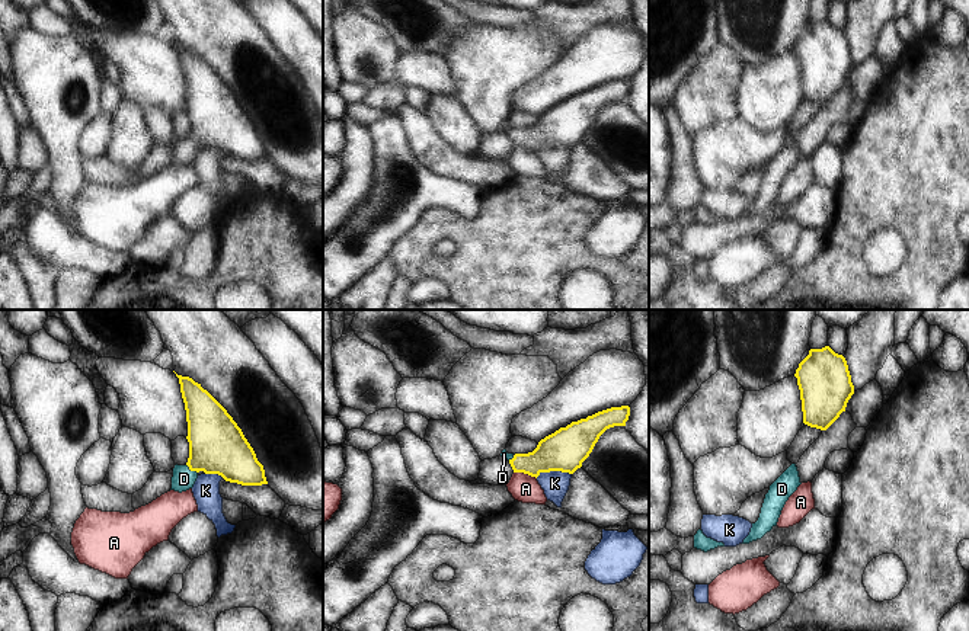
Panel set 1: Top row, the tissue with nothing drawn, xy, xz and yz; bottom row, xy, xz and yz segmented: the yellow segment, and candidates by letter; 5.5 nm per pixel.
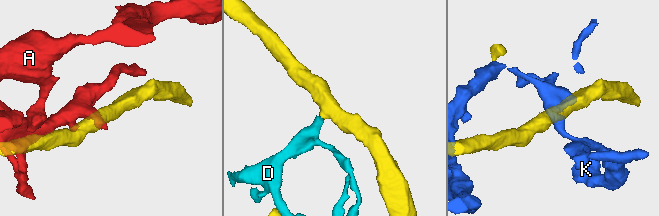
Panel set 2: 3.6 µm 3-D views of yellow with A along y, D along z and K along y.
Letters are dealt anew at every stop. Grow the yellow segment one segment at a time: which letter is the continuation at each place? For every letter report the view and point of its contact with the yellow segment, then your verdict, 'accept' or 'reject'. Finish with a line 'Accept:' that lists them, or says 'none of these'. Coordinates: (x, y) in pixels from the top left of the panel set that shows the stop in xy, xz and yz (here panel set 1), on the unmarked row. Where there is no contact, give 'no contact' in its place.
A: xz (525, 147) | reject
D: xy (191, 144) | accept
K: xz (553, 144) | reject
Accept: D

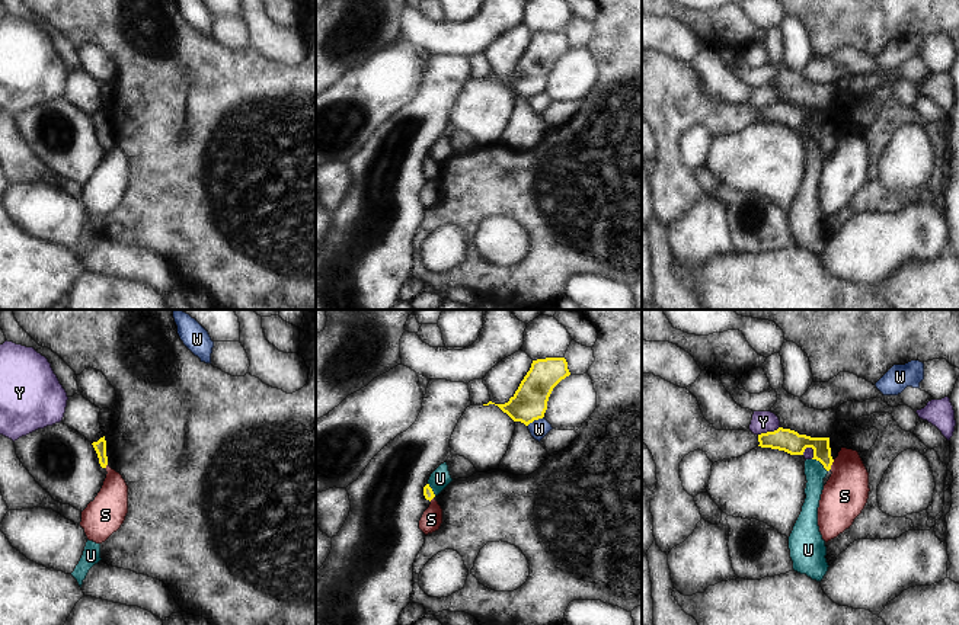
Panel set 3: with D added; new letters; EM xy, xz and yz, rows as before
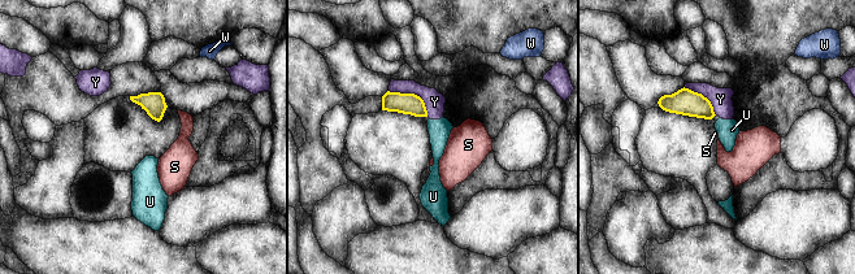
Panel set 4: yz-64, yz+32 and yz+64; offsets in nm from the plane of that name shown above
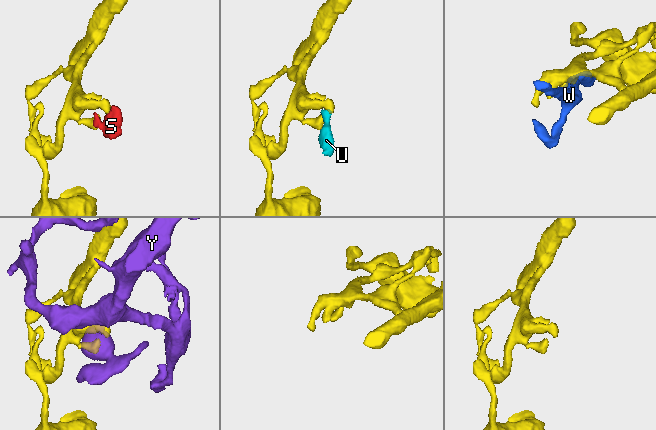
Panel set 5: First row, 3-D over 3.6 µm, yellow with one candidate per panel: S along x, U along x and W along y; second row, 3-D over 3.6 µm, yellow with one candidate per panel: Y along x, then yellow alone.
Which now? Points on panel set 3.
S: yz (831, 138) | reject
U: yz (821, 137) | reject
W: xz (534, 93) | reject
Y: yz (769, 106) | reject
Accept: none of these

